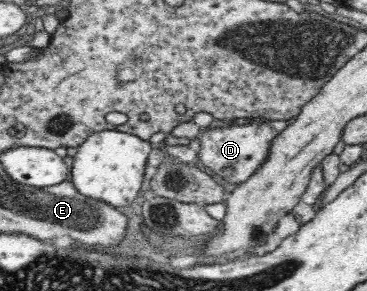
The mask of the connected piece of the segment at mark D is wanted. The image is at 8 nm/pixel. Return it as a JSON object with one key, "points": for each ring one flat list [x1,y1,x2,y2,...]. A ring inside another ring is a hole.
{"points":[[261,120,226,128,207,128,199,135,198,158,210,172,223,177,227,183,239,186,247,182,267,162,273,139,279,134,281,133,277,133,270,124]]}

